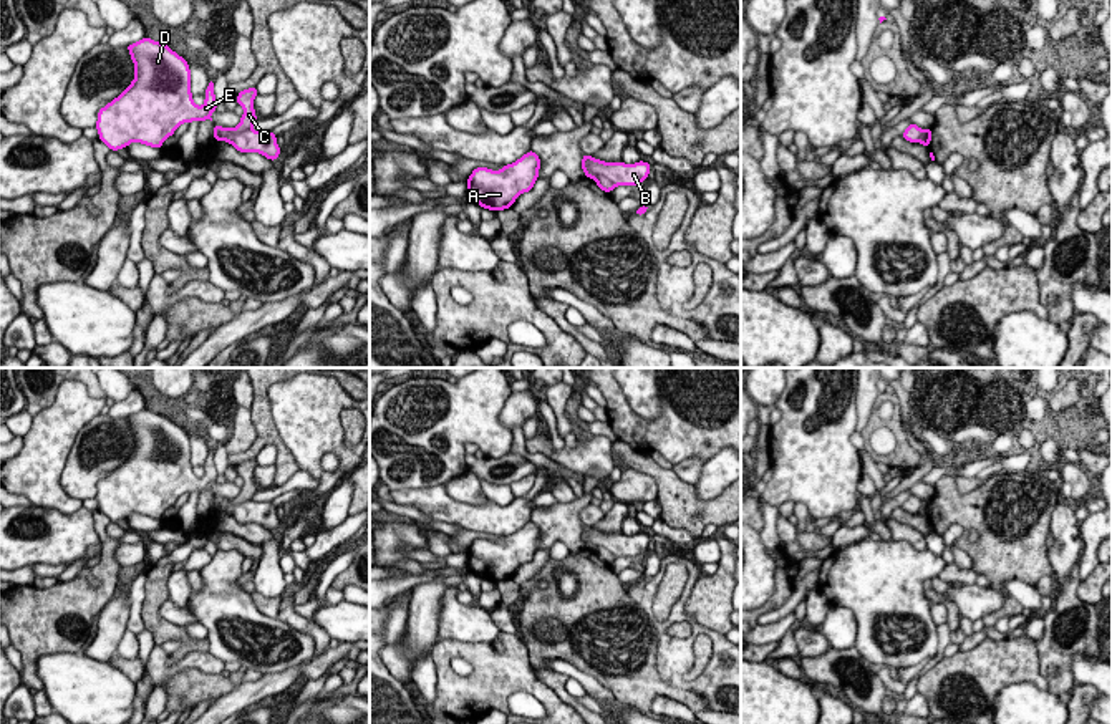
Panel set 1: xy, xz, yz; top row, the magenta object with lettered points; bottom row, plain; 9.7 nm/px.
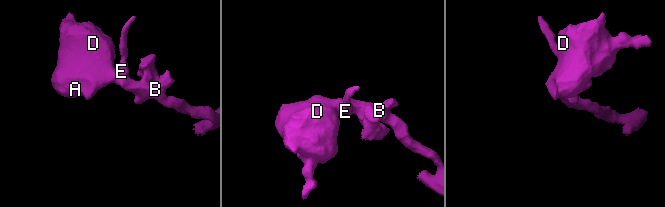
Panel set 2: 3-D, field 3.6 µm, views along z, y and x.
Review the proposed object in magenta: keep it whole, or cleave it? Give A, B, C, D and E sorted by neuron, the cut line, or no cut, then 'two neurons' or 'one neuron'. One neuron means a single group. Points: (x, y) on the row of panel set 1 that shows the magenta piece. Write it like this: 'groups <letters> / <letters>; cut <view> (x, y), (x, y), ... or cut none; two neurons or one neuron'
groups A B D E / C; cut xy (251, 128), (231, 133), (224, 139); two neurons

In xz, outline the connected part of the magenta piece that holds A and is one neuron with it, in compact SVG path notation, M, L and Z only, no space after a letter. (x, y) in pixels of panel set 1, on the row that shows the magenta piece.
M534 151L500 171L476 167L467 179L469 200L489 210L510 209L520 194L534 189L539 169L540 157Z

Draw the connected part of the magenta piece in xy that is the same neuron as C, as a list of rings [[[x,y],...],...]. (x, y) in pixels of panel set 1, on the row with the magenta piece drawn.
[[[257,88],[244,89],[237,94],[239,106],[244,108],[244,114],[240,116],[240,123],[232,128],[232,134],[225,139],[225,142],[232,144],[232,136],[247,129],[252,129],[254,123],[257,121],[254,99],[257,96]]]

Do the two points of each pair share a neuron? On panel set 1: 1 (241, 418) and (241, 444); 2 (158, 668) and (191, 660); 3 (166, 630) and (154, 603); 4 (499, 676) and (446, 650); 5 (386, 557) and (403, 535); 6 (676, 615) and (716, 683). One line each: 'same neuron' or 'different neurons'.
1: same neuron
2: same neuron
3: same neuron
4: same neuron
5: same neuron
6: same neuron

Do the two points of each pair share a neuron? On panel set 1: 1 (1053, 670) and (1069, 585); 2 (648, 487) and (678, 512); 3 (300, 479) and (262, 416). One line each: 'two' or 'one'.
1: one
2: two
3: two

